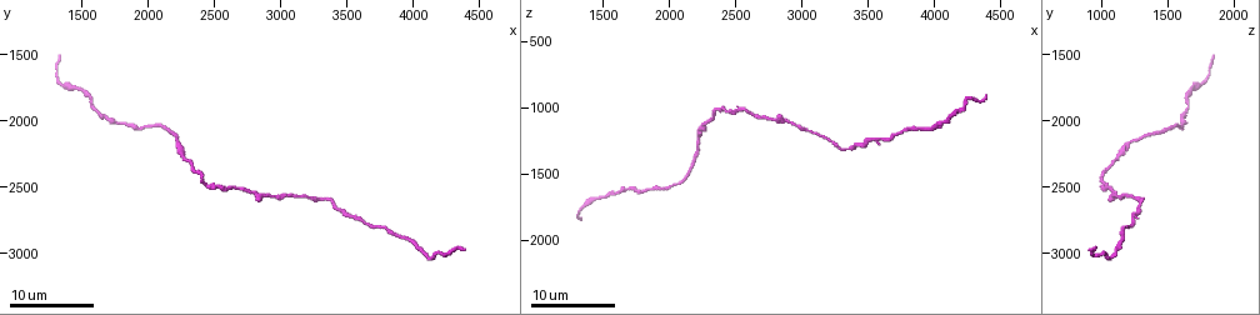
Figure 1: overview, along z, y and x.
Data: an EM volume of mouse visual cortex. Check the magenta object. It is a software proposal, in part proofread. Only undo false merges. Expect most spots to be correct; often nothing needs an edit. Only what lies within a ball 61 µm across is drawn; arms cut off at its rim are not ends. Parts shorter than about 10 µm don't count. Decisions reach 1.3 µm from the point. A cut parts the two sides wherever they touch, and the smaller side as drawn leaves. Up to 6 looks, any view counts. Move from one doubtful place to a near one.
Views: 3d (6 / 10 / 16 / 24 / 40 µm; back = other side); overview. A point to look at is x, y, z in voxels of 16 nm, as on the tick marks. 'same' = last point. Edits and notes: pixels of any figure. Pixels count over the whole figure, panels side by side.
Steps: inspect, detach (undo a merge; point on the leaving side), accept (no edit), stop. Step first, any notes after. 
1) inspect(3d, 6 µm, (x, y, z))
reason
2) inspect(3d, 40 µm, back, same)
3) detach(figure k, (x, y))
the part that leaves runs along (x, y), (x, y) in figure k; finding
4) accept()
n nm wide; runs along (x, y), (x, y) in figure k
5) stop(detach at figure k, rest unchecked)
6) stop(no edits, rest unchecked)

inspect(3d, 24 µm, (3400, 2620, 1280))
calibre changes

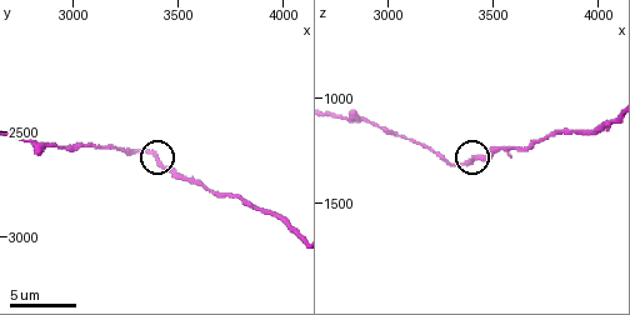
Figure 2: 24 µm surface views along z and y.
inspect(3d, 6 µm, (3390, 2630, 1300))
closer look

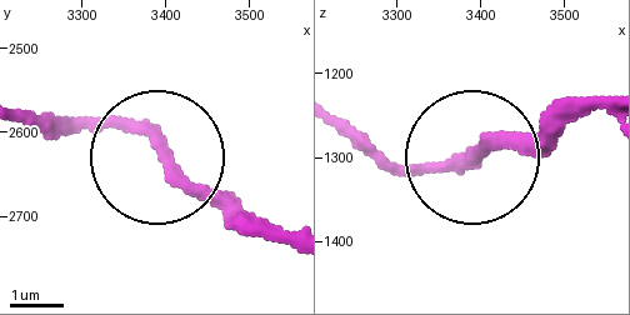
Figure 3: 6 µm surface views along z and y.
accept()
runs along (28, 115), (135, 133), (251, 231) in figure 3; all the same cell

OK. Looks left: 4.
inspect(3d, 16 µm, (3760, 2800, 1190))
narrows sharply

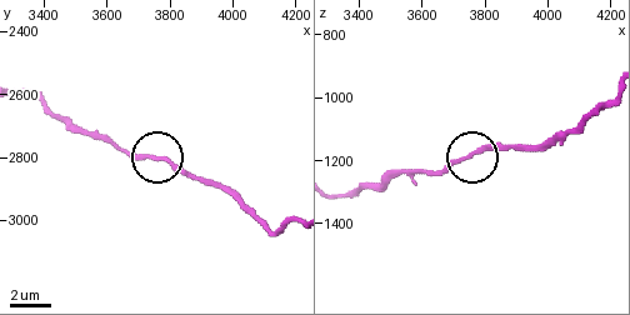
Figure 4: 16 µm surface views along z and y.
inspect(3d, 6 µm, (3770, 2800, 1180))
closer look

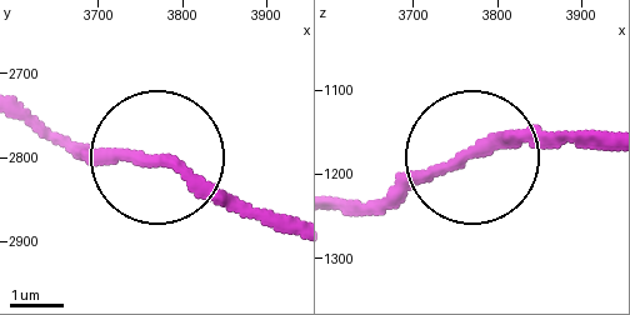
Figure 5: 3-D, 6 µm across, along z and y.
accept()
200 nm wide; runs along (346, 204), (400, 195), (480, 150), (584, 150) in figure 5; continuous, no second cell

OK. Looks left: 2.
inspect(3d, 24 µm, (2620, 2500, 1040))

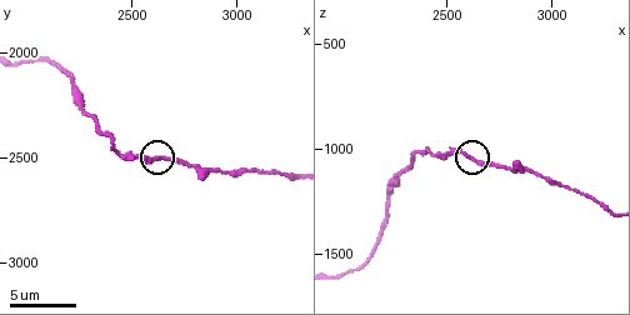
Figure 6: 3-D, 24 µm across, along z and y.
inspect(3d, 10 µm, (2600, 2510, 1050))
closer look

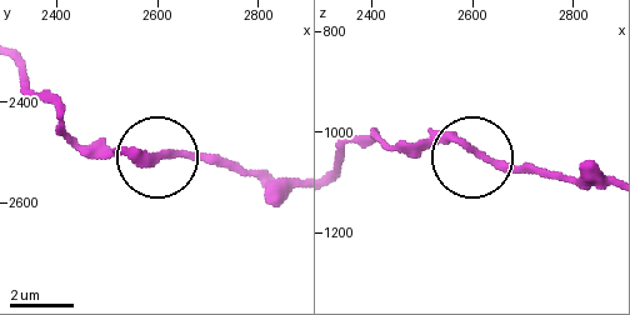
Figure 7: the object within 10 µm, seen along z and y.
accept()
220 nm wide; runs along (470, 149), (446, 138), (393, 146) in figure 7; all the same cell

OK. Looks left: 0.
stop(no edits, rest unchecked)

